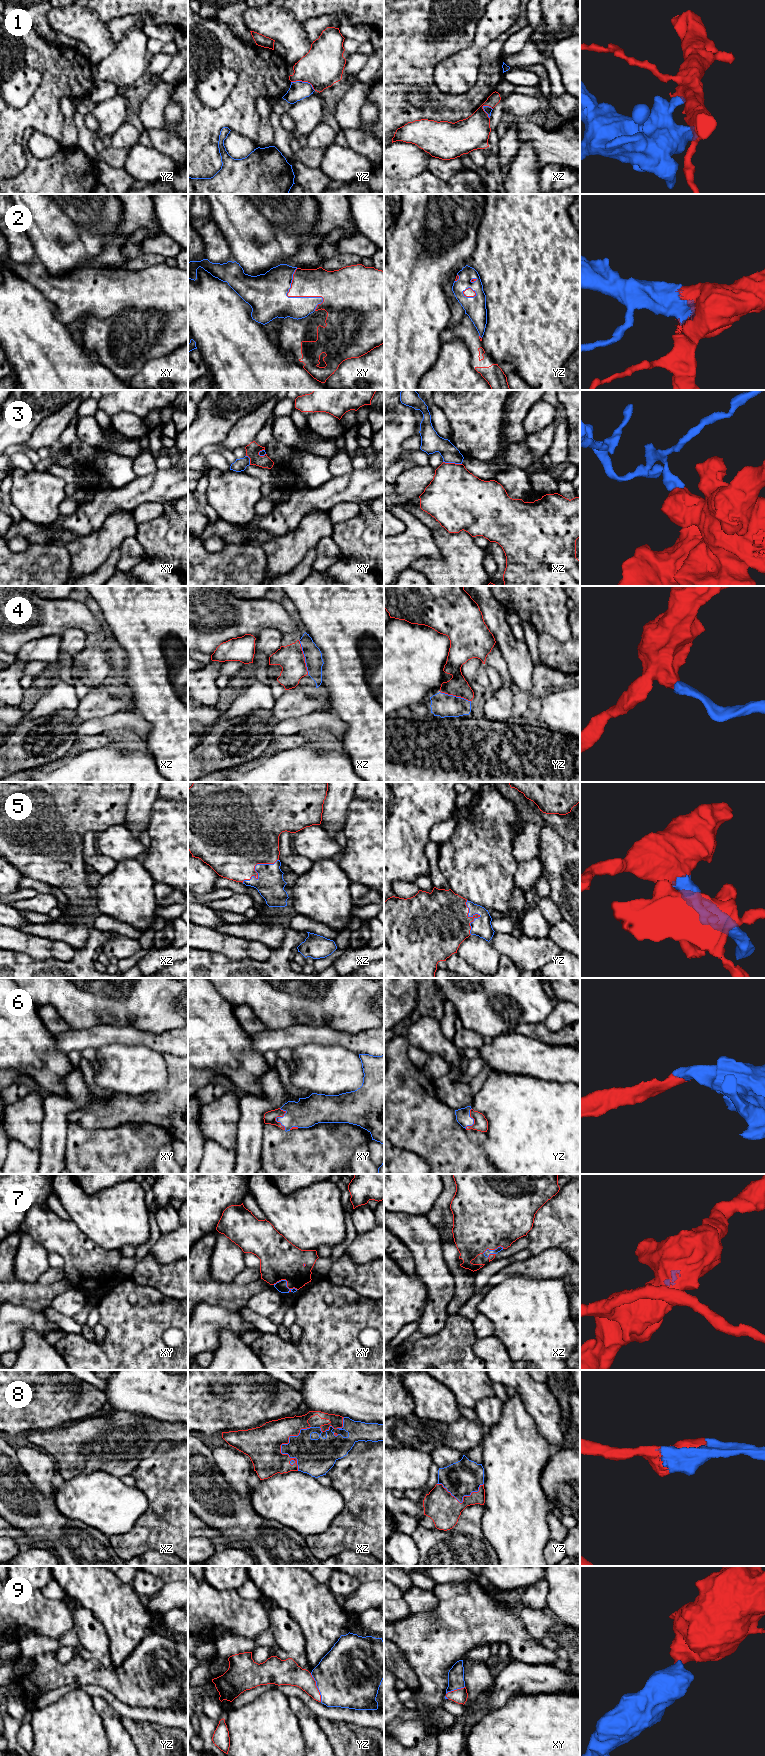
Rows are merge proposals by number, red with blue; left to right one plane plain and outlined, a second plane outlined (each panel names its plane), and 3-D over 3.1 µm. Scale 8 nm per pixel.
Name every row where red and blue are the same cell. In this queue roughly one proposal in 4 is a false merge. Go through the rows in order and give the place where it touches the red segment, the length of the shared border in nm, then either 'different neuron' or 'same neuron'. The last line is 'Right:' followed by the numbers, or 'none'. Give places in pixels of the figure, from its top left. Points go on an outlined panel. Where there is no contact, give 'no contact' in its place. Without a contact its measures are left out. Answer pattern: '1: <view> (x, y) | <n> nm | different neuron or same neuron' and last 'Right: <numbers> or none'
1: yz (304, 81) | 220 nm | different neuron
2: xy (298, 296) | 380 nm | same neuron
3: xz (452, 463) | 150 nm | different neuron
4: xz (304, 657) | 300 nm | different neuron
5: xz (254, 868) | 340 nm | same neuron
6: xy (278, 1116) | 180 nm | same neuron
7: xy (287, 1282) | 200 nm | same neuron
8: xz (284, 1443) | 380 nm | same neuron
9: yz (316, 1687) | 240 nm | same neuron
Right: 2, 5, 6, 7, 8, 9

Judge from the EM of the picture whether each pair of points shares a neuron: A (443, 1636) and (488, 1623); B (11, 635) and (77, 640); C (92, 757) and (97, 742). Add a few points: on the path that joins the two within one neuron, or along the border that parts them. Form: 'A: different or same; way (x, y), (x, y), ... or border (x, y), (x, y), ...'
A: same; way (454, 1626), (458, 1623), (477, 1623)
B: different; border (81, 628), (67, 628), (59, 637)
C: different; border (118, 743), (82, 751)

